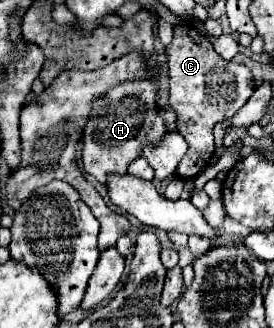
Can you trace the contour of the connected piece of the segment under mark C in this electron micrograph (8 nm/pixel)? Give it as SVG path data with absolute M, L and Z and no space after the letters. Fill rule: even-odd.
M177 26L173 30L173 42L167 48L169 58L169 104L177 112L177 124L185 136L189 150L177 166L177 174L187 180L195 178L211 160L215 152L213 126L223 120L231 120L235 112L245 106L255 90L251 70L245 64L235 64L221 58L213 44L199 34L193 26Z

